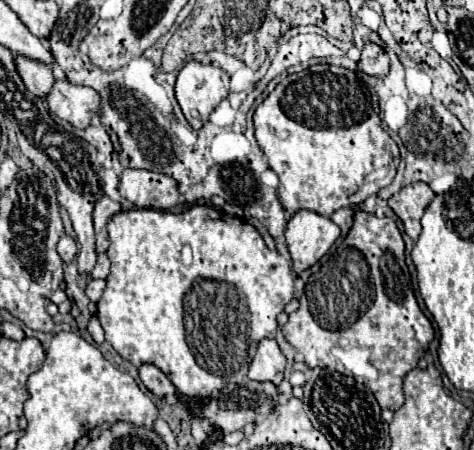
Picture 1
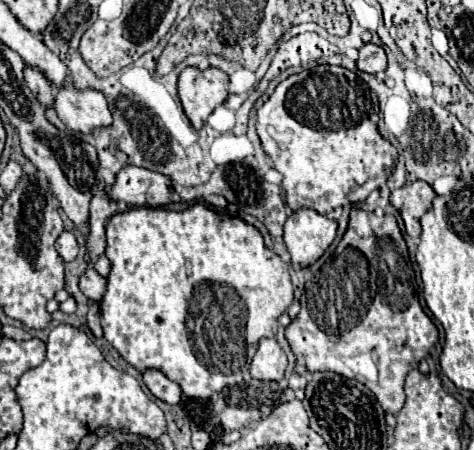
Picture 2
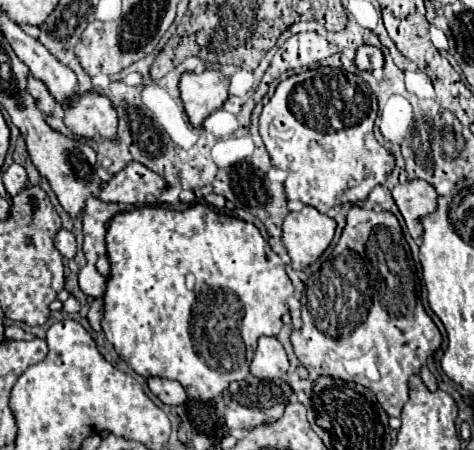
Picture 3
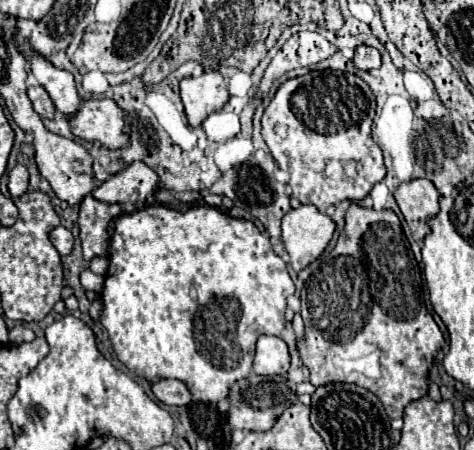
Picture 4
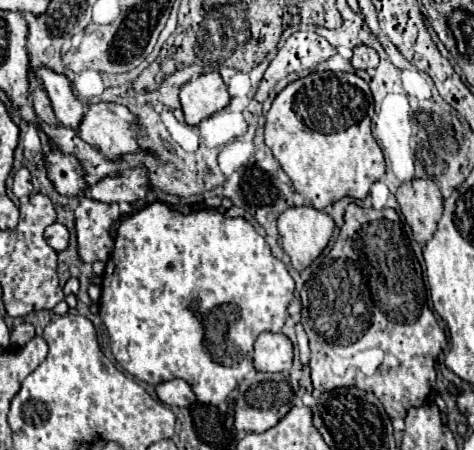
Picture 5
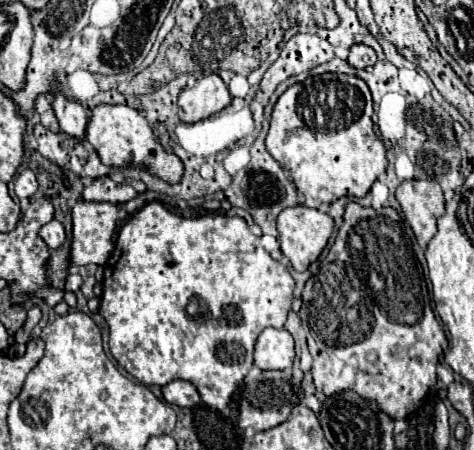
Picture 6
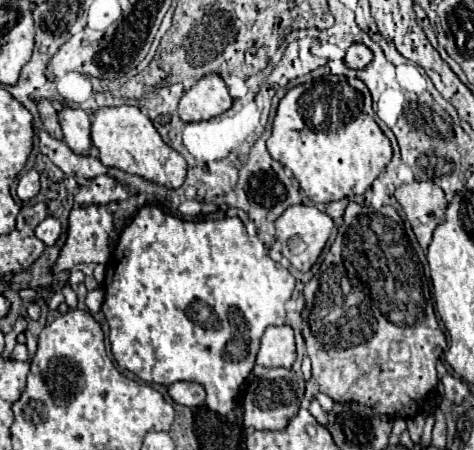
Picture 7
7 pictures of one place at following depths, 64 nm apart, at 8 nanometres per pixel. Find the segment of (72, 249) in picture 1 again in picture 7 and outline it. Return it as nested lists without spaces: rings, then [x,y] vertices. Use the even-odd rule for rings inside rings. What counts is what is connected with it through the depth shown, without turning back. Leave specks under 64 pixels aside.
[[[46,216],[46,218],[34,228],[34,234],[36,234],[36,238],[40,238],[46,246],[52,246],[52,244],[58,240],[58,236],[60,236],[60,222],[58,222],[56,218],[52,218],[52,216]]]

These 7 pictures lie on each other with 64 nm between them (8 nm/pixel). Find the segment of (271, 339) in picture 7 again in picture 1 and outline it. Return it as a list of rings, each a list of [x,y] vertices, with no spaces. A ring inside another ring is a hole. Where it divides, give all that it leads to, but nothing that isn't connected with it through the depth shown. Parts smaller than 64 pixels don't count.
[[[264,338],[258,344],[258,352],[256,352],[254,360],[250,362],[248,376],[252,380],[258,380],[258,382],[268,380],[268,382],[280,384],[284,378],[284,368],[286,368],[286,356],[278,348],[276,340]]]

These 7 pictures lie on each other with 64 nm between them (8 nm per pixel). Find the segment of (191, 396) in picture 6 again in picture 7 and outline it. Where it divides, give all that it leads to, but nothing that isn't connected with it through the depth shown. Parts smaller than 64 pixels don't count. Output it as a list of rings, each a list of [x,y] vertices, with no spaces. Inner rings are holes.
[[[176,382],[176,384],[172,384],[168,390],[170,390],[170,396],[172,396],[178,404],[190,406],[190,408],[200,406],[200,404],[204,402],[204,398],[206,398],[204,388],[202,388],[200,384],[196,384],[196,382]]]

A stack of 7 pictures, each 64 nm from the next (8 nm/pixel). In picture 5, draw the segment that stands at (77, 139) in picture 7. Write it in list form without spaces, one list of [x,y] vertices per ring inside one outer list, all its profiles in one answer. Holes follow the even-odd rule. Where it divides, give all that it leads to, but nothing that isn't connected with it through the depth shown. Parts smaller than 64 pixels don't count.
[[[40,68],[38,76],[50,96],[50,102],[52,102],[58,122],[66,128],[76,130],[76,124],[80,124],[80,116],[84,116],[84,104],[78,102],[76,96],[72,94],[70,80],[48,68]]]

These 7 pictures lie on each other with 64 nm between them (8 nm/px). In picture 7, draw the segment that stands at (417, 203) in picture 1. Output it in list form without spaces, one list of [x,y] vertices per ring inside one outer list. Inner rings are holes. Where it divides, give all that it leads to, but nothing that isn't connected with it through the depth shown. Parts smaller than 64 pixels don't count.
[[[412,182],[396,188],[396,200],[400,202],[418,244],[426,250],[432,240],[434,228],[444,222],[446,198],[440,186],[434,182]]]

